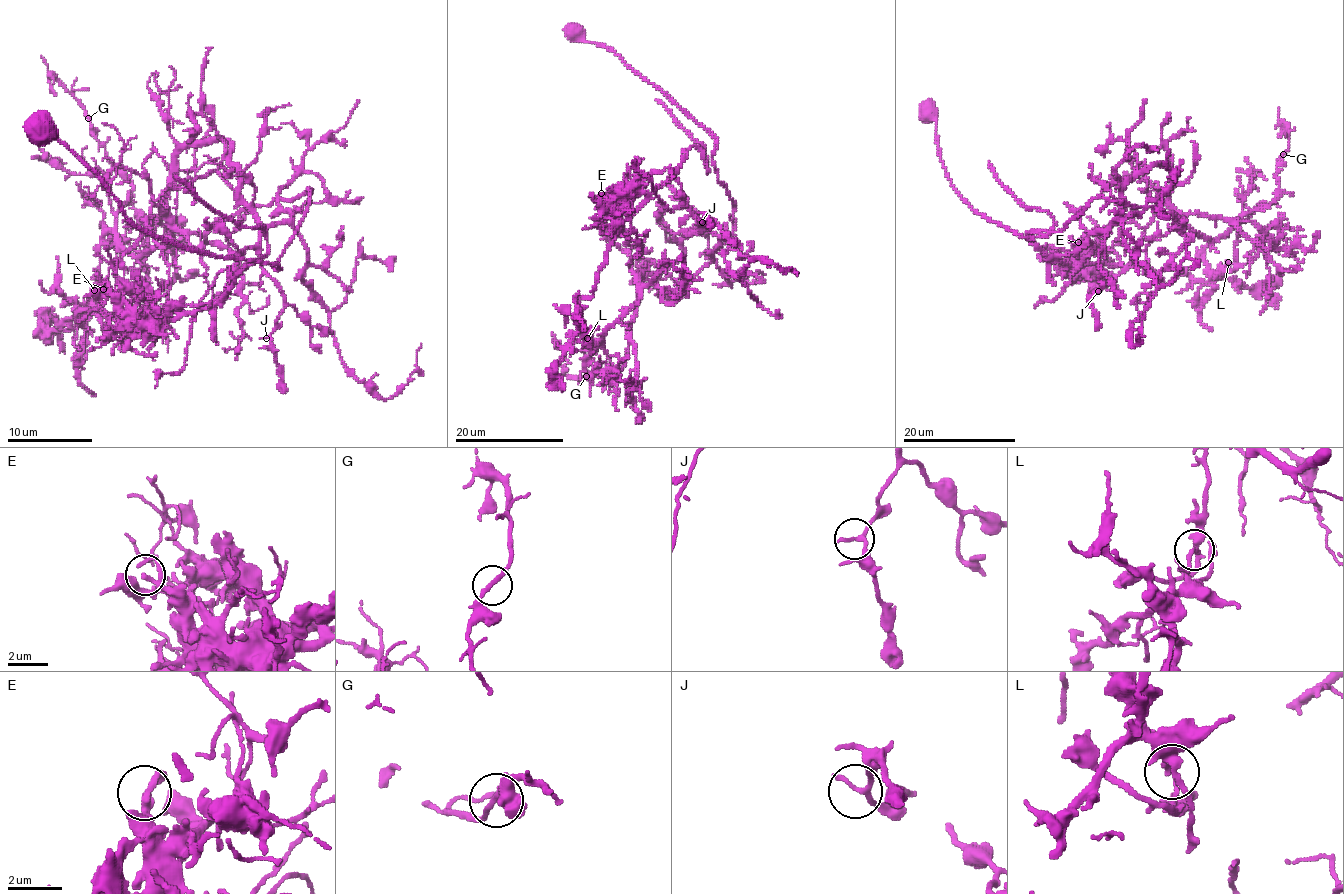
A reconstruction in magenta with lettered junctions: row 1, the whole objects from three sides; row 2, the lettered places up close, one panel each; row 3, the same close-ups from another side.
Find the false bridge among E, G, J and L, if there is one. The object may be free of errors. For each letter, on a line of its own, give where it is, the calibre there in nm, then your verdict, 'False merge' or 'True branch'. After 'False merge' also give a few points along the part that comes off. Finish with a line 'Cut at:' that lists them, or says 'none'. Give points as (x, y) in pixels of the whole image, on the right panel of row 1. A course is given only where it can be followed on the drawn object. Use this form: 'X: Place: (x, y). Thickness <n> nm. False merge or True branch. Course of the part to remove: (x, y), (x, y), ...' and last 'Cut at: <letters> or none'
E: Place: (1078, 242). Thickness 180 nm. True branch
G: Place: (1283, 154). Thickness 200 nm. True branch
J: Place: (1098, 291). Thickness 200 nm. True branch
L: Place: (1228, 262). Thickness 150 nm. False merge. Course of the part to remove: (1228, 263), (1168, 283), (1142, 265), (1059, 263), (1025, 235), (1054, 220), (988, 162)
Cut at: L

